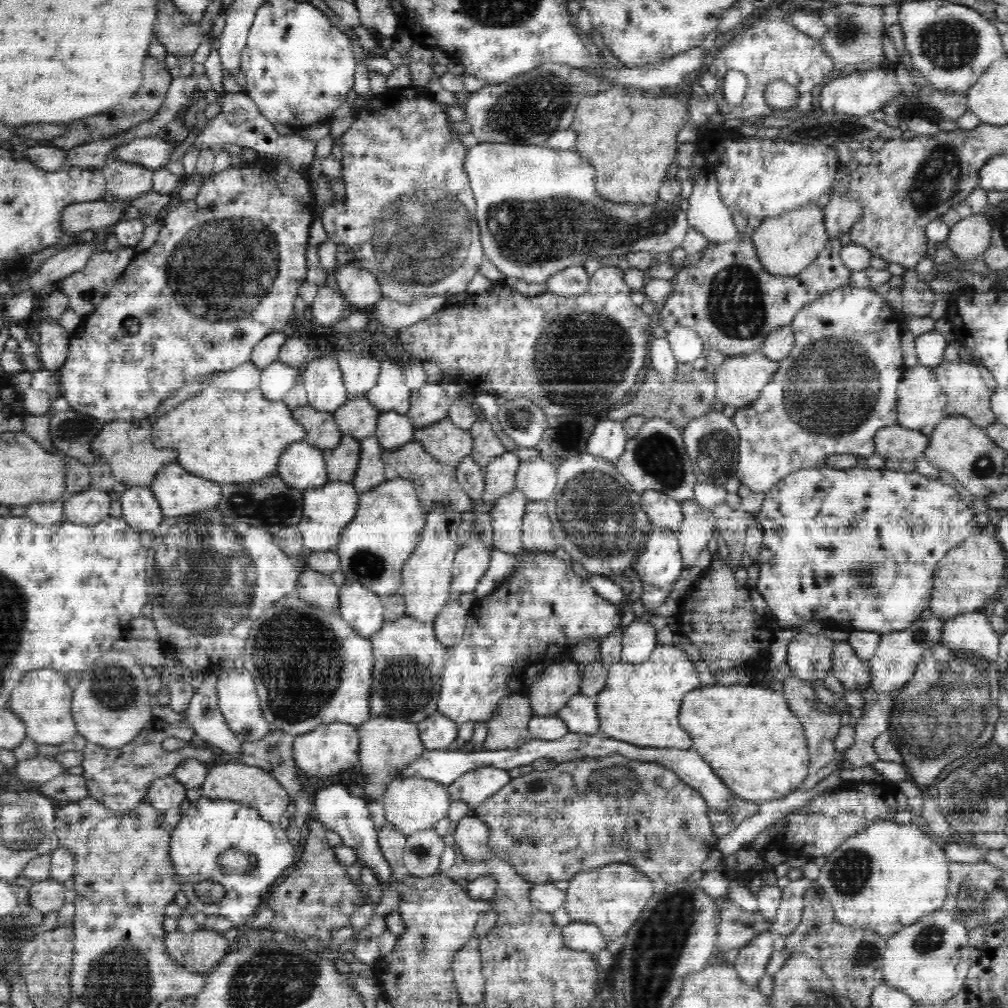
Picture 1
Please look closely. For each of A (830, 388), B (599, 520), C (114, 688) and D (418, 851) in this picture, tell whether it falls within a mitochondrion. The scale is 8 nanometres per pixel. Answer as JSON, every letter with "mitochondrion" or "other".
{"A":"mitochondrion","B":"mitochondrion","C":"mitochondrion","D":"mitochondrion"}

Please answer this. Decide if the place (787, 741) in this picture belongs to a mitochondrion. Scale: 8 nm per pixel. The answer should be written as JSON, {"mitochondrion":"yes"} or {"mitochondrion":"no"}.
{"mitochondrion":"no"}

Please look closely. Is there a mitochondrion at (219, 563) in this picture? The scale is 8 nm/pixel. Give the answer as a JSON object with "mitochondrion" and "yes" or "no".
{"mitochondrion":"yes"}

